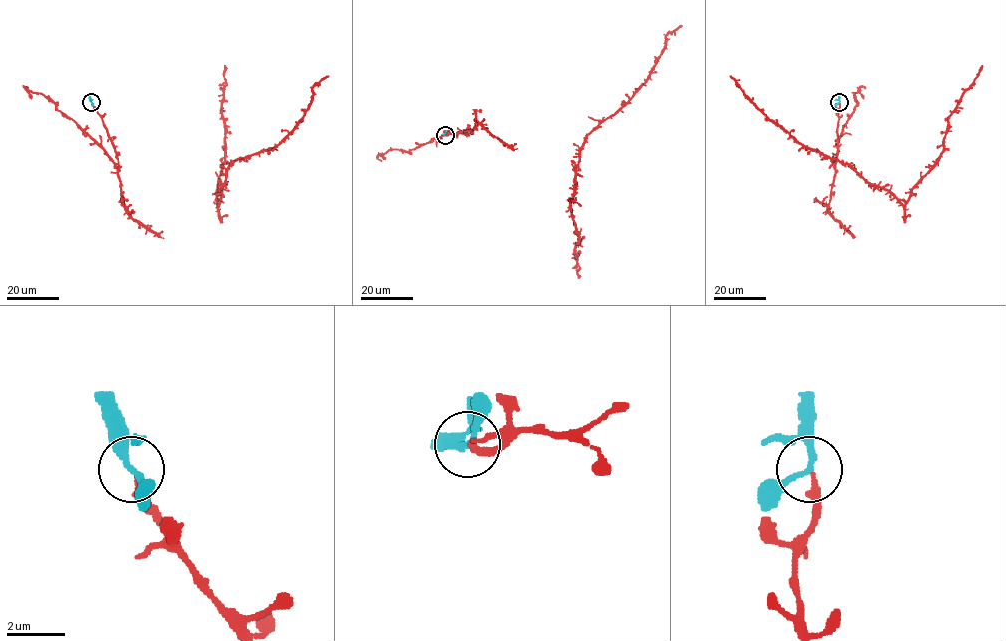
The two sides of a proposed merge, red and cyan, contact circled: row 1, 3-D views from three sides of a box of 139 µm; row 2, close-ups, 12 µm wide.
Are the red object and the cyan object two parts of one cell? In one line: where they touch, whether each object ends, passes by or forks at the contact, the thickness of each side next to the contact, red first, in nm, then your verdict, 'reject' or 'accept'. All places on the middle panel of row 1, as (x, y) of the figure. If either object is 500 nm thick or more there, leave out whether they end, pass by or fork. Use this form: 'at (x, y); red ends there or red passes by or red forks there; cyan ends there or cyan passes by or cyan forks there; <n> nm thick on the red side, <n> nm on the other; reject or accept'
at (445, 135); red ends there; cyan passes by; 240 nm thick on the red side, 200 nm on the other; accept

